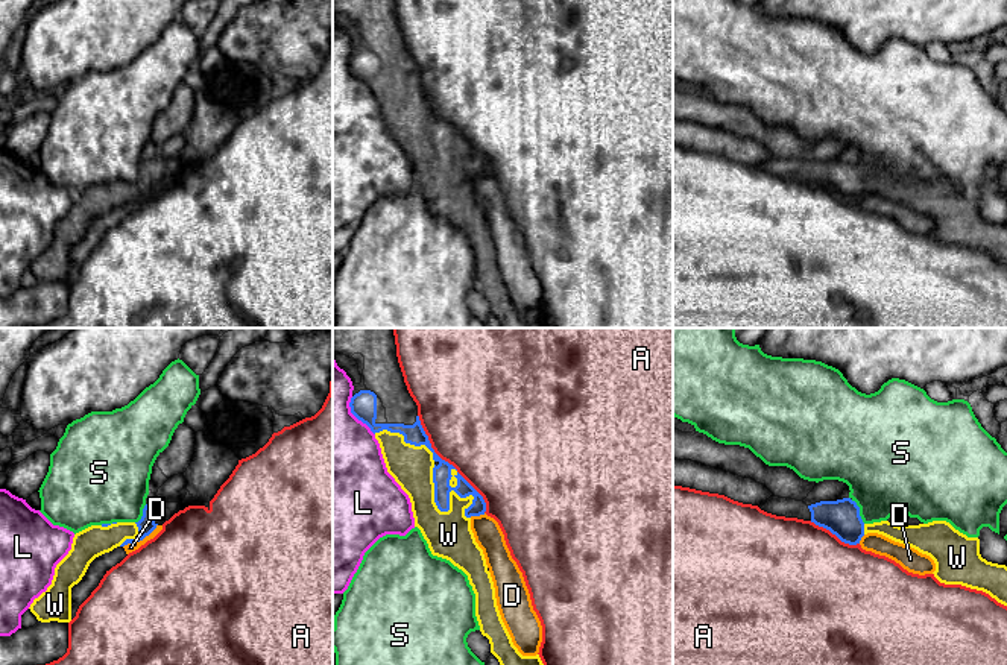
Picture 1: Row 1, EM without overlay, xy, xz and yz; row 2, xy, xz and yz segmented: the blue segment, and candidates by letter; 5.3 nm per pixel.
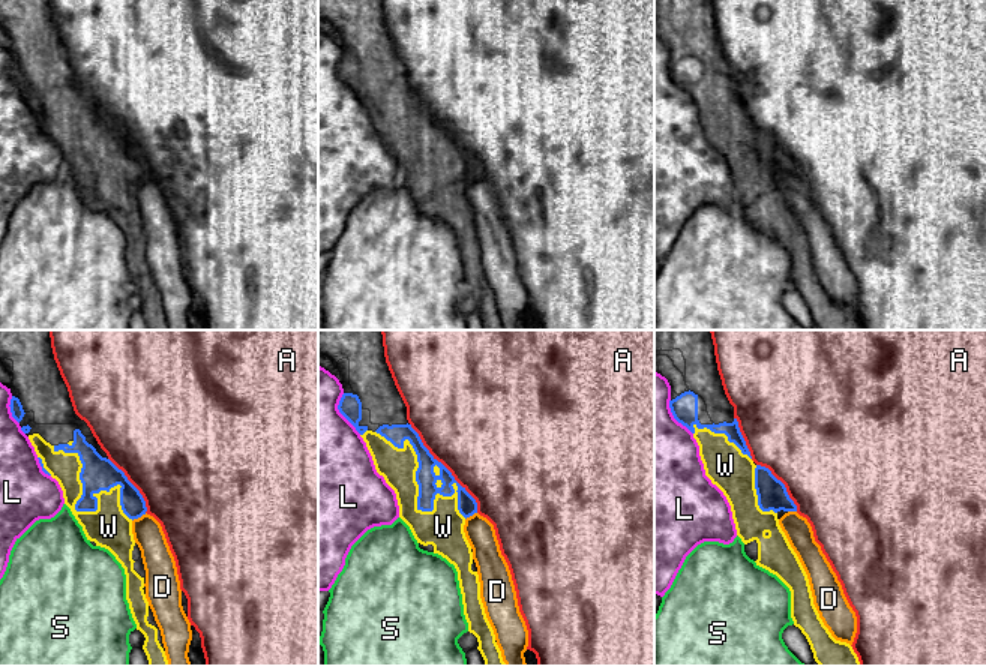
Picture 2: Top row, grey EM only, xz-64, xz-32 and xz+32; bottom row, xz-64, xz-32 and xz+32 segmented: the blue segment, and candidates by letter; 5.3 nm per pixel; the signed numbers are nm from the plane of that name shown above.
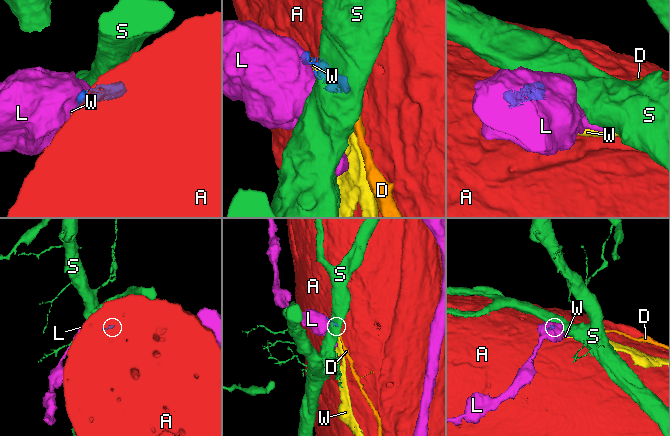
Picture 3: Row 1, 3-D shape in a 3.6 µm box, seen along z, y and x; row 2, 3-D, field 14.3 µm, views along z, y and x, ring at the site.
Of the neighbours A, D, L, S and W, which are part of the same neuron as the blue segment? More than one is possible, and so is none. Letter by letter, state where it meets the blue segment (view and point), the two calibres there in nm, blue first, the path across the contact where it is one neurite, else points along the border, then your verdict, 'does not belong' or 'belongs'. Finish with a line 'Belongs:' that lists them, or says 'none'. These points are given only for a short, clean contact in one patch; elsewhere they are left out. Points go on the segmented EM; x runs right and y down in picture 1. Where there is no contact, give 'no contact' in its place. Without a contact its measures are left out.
A: contact xz (447, 462); calibres 110 and 500 nm; does not belong
D: contact xy (140, 539); calibres 90 and 50 nm; border xy (157, 524), (142, 539), (128, 542), (123, 547); does not belong
L: contact xz (356, 416); calibres 140 and 480 nm; does not belong
S: contact yz (858, 509); calibres 190 and 440 nm; border yz (849, 497), (858, 507), (858, 515), (864, 523); does not belong
W: contact xz (448, 504); calibres 100 and 240 nm; belongs
Belongs: W

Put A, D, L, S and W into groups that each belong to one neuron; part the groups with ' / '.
A / D / L / S / W

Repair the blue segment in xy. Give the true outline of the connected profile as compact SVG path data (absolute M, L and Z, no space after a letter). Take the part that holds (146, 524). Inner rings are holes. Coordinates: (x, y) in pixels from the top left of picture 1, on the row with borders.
M146 504L138 522L91 525L74 534L71 550L56 565L52 585L30 604L30 612L41 622L71 621L71 588L85 575L90 563L117 547L140 542L156 528L156 515Z

